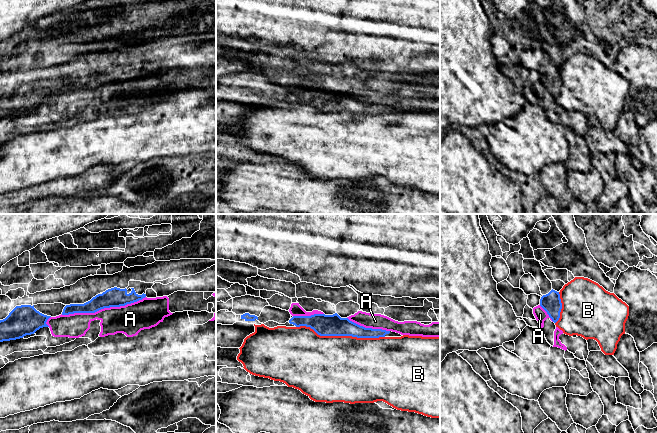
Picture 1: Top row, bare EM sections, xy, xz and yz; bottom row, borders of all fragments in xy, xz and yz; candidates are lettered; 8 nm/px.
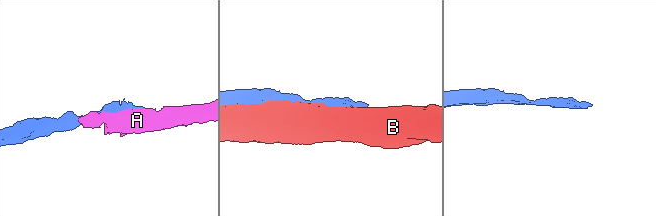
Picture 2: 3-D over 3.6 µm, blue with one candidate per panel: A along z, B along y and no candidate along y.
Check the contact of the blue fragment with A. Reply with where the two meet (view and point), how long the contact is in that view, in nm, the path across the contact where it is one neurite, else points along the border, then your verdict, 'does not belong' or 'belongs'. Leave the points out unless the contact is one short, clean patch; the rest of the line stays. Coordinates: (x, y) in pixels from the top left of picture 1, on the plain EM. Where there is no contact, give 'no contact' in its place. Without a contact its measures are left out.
meets blue in xy at (103, 84); contact 700 nm long; does not belong

